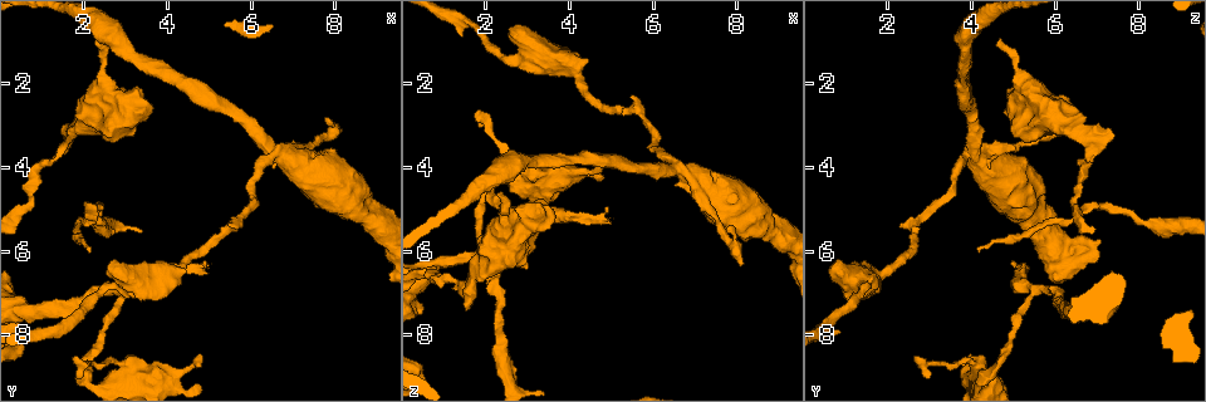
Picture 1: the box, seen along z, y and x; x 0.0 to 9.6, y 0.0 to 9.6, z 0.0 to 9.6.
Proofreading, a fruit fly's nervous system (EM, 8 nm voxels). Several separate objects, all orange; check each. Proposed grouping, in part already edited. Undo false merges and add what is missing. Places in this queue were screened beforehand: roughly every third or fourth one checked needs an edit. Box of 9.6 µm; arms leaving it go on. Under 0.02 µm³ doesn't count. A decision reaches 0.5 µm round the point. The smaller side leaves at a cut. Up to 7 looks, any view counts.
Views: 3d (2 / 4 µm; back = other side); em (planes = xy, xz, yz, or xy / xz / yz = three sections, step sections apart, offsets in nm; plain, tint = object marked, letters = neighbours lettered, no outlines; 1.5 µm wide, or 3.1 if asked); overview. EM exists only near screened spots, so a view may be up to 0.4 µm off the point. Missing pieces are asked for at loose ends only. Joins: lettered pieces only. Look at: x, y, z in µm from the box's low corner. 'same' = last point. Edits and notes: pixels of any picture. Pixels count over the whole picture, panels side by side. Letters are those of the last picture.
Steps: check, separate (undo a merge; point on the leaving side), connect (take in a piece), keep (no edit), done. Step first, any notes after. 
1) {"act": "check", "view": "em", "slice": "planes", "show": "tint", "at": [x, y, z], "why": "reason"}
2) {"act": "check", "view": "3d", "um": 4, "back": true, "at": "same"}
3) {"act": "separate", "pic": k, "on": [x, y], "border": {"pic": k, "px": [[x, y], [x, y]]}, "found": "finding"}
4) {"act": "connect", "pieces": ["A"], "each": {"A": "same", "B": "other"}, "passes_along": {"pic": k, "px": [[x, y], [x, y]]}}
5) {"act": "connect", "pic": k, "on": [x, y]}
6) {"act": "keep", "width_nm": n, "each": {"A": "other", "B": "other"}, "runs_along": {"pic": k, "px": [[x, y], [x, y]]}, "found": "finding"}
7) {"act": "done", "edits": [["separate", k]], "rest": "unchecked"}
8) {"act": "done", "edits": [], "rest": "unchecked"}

{"act": "check", "view": "3d", "um": 2, "back": true, "at": [4.85, 6.25, 5.00], "why": "free end"}

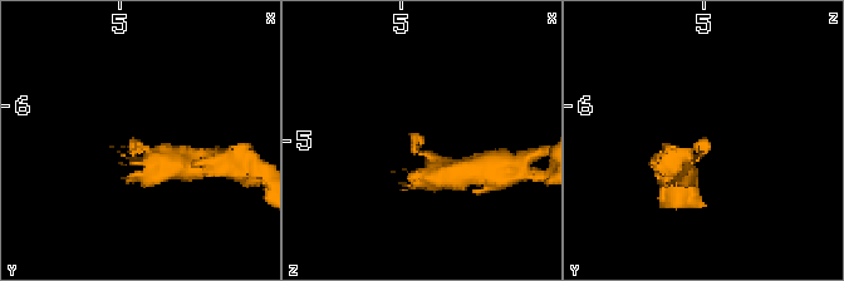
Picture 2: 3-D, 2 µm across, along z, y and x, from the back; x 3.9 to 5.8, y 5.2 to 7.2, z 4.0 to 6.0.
{"act": "check", "view": "em", "slice": "planes", "show": "letters", "at": [4.90, 6.26, 4.96]}

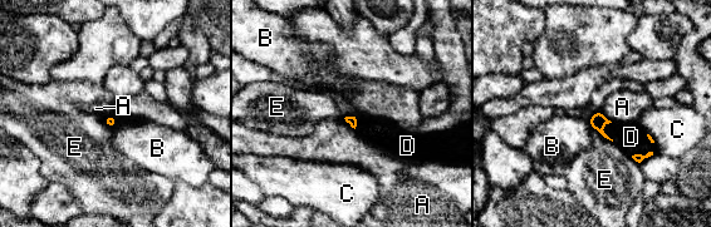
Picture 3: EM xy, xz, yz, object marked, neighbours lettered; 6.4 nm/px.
{"act": "connect", "pieces": ["D"], "each": {"A": "other", "B": "other", "C": "other", "D": "same", "E": "other"}, "passes_along": {"pic": 3, "px": [[598, 119], [603, 132], [631, 137]]}, "found": "it goes on there"}

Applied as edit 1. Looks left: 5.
{"act": "check", "view": "overview"}

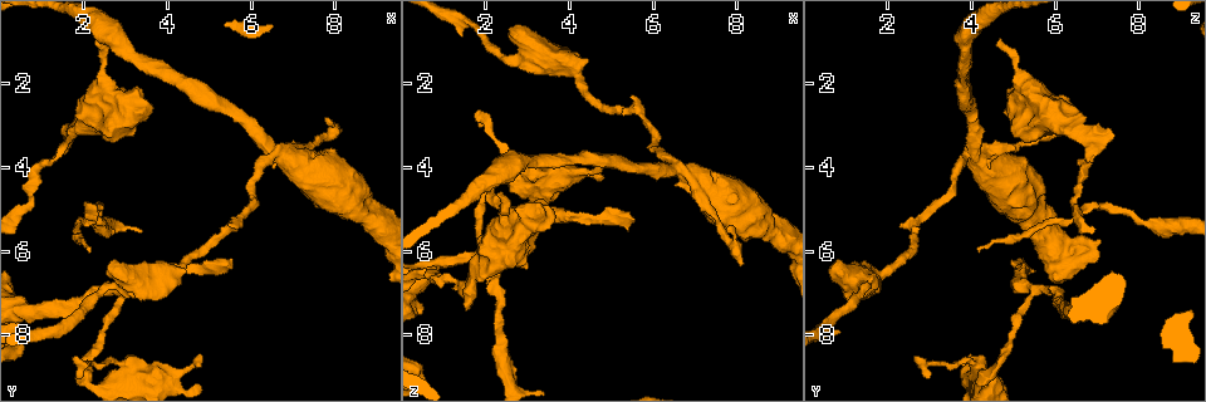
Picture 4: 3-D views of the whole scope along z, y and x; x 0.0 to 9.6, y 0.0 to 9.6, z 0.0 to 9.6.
{"act": "check", "view": "3d", "um": 4, "at": [6.55, 3.65, 4.00], "why": "branch point"}

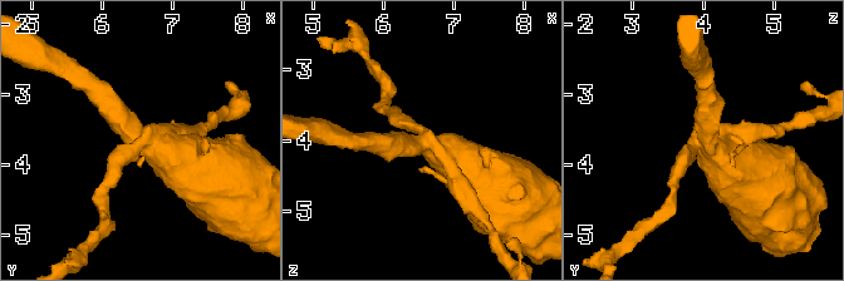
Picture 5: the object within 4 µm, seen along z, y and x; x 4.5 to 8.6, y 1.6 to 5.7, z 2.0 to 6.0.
{"act": "check", "view": "em", "slice": "xz", "step": 4, "show": "tint", "at": [6.60, 3.70, 4.00]}

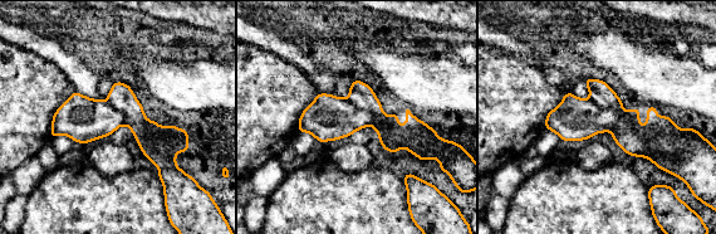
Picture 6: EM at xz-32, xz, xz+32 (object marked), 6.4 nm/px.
{"act": "check", "view": "em", "slice": "planes", "show": "letters", "at": "same"}

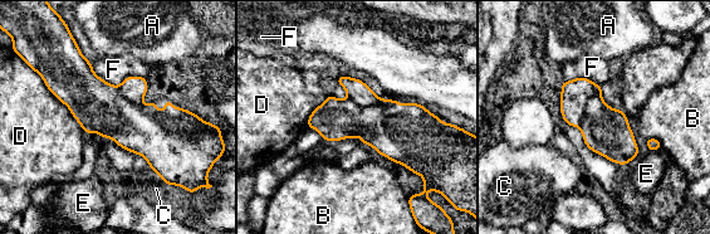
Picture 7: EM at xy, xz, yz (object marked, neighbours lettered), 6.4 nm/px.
{"act": "separate", "pic": 7, "on": [576, 93], "width_nm": 300, "each": {"A": "other", "B": "other", "C": "other", "D": "other", "E": "other", "F": "other"}, "border": {"pic": 7, "px": [[600, 94], [587, 103], [578, 126]]}, "found": "a second neuron is stuck on"}

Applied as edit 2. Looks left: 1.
{"act": "done", "edits": [["connect", 3], ["separate", 7]], "rest": "unchecked"}

